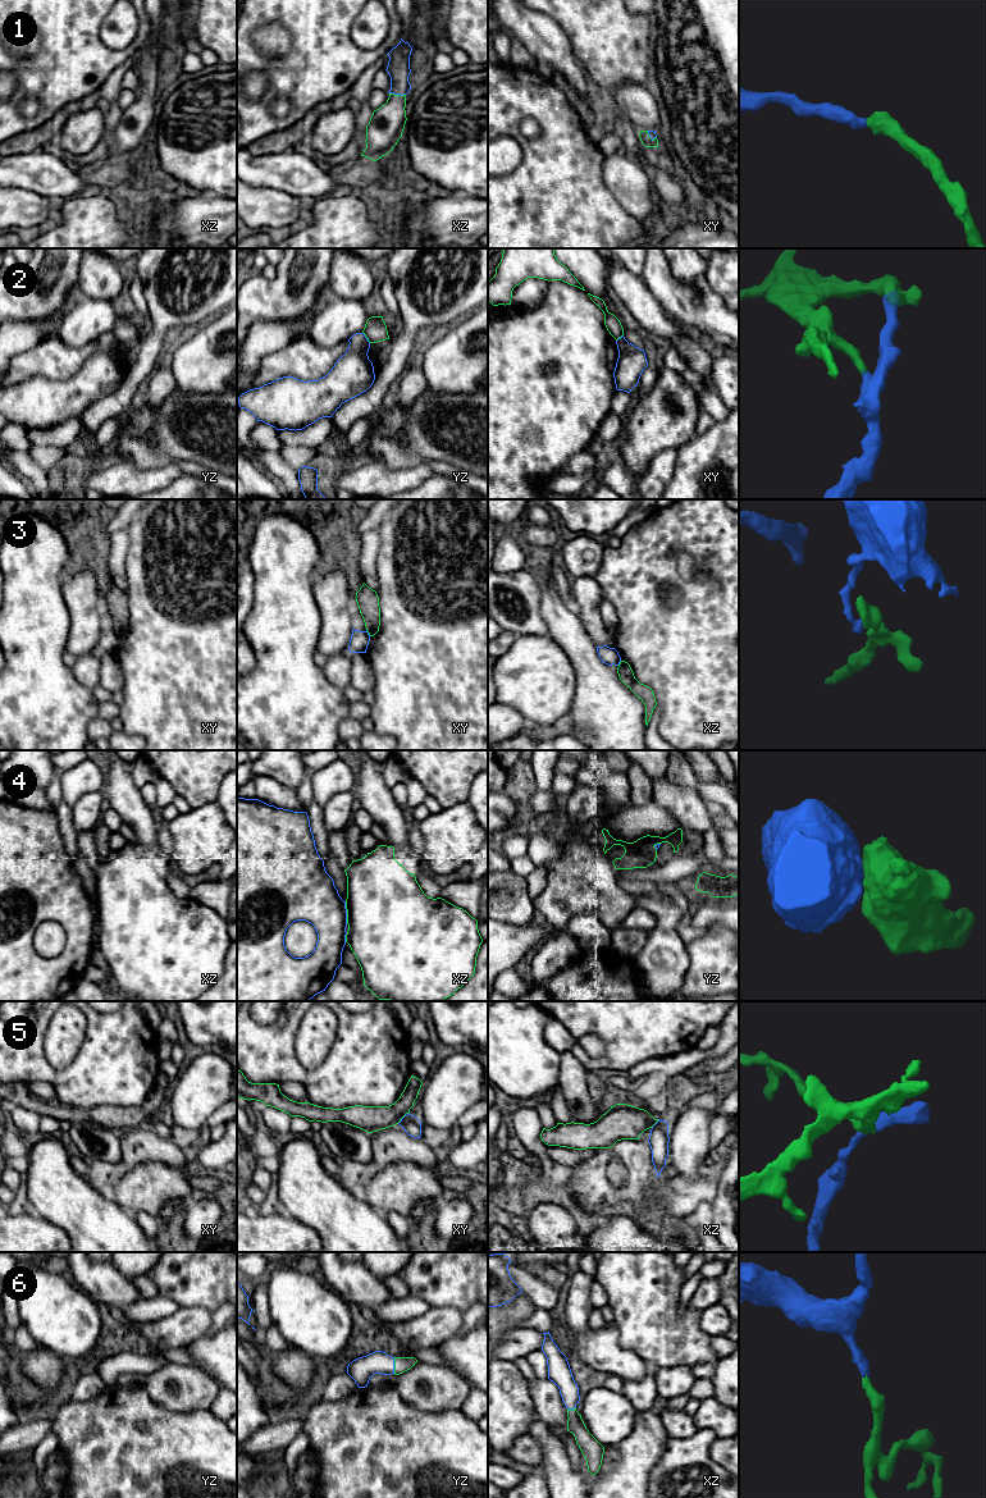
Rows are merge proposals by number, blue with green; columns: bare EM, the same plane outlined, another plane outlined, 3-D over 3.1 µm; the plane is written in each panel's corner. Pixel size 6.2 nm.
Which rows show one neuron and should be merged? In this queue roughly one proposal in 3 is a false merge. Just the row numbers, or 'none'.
1, 6

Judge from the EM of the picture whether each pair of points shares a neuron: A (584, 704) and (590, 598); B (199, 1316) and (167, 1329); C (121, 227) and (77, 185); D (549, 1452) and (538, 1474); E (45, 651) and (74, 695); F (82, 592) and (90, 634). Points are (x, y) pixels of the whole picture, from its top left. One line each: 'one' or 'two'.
A: two
B: one
C: two
D: two
E: one
F: one

